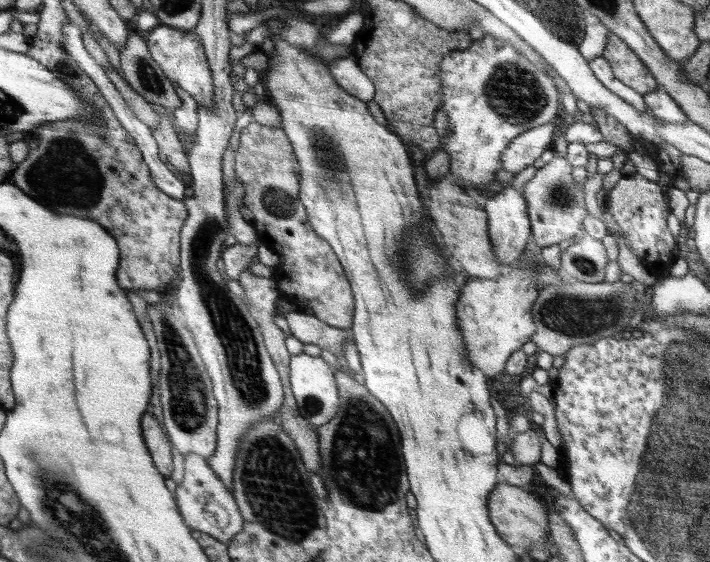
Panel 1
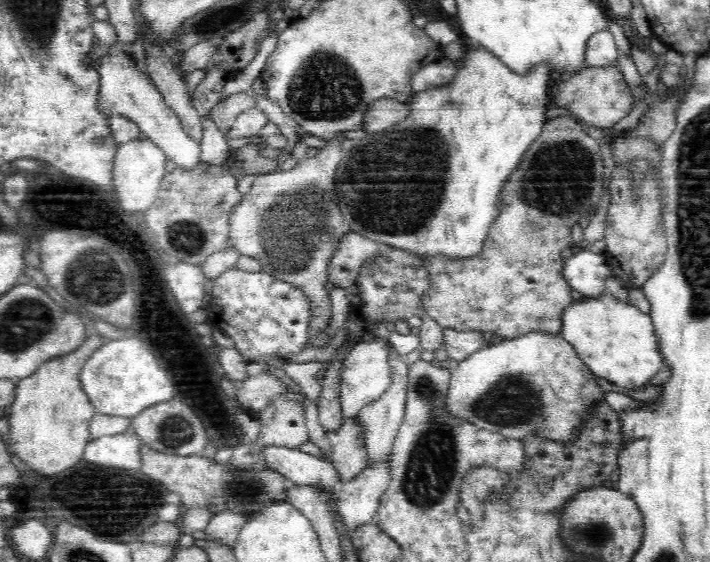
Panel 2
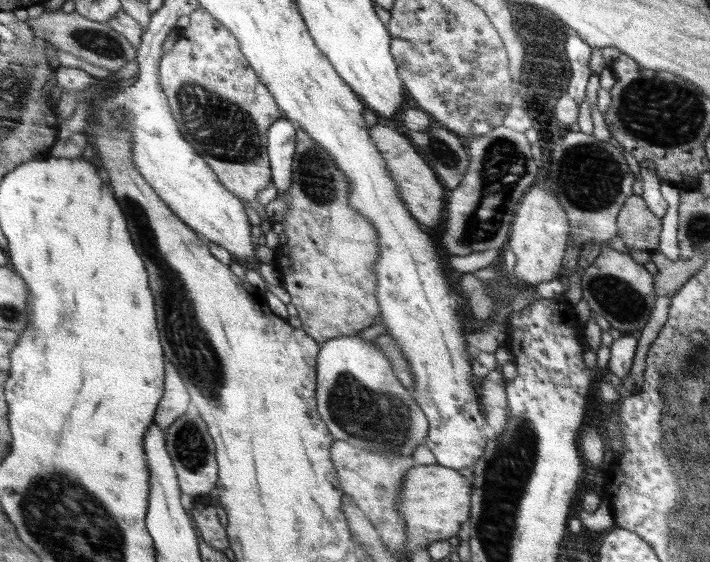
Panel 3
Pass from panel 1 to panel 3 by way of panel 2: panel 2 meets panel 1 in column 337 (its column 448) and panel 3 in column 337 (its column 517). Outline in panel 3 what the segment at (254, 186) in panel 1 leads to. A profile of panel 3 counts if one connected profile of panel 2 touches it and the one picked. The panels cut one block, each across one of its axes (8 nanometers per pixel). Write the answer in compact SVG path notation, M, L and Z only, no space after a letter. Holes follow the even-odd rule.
M302 128L297 129L295 153L292 163L290 187L278 192L278 200L284 200L286 211L282 217L283 243L274 257L274 270L291 296L291 302L298 311L302 329L320 344L342 336L356 336L364 331L380 312L379 298L376 296L376 272L374 263L380 255L379 233L370 220L352 208L349 195L351 189L346 174L340 172L336 160L316 143Z

